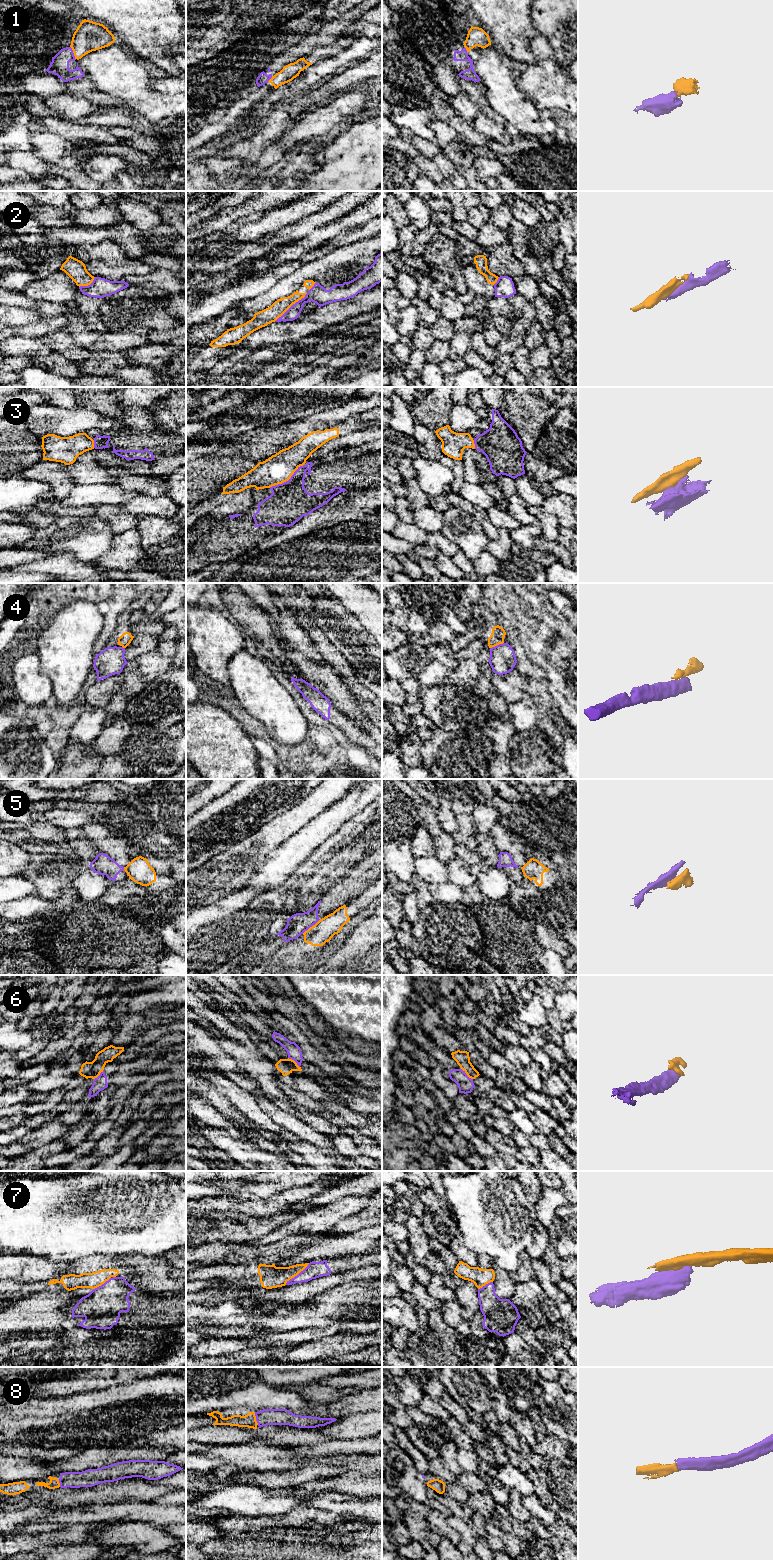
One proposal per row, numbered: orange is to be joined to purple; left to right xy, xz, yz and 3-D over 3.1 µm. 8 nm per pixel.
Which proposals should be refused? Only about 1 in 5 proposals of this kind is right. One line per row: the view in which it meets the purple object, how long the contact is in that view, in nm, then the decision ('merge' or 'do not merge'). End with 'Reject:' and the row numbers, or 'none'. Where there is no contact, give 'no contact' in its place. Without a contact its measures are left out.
1: meets purple in xy; contact 120 nm long; do not merge
2: meets purple in xz; contact 340 nm long; do not merge
3: meets purple in xz; contact 340 nm long; do not merge
4: meets purple in yz; contact 120 nm long; do not merge
5: meets purple in xz; contact 190 nm long; do not merge
6: meets purple in yz; contact 140 nm long; do not merge
7: meets purple in xz; contact 260 nm long; do not merge
8: meets purple in xz; contact 110 nm long; merge
Reject: 1, 2, 3, 4, 5, 6, 7

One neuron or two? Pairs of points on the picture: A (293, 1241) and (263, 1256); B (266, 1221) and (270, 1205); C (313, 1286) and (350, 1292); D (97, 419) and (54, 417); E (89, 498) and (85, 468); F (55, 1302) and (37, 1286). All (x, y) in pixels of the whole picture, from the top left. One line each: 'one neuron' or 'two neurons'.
A: one neuron
B: two neurons
C: two neurons
D: one neuron
E: two neurons
F: two neurons

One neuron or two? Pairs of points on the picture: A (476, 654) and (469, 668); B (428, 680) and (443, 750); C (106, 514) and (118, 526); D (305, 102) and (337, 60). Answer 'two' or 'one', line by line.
A: two
B: two
C: one
D: two

